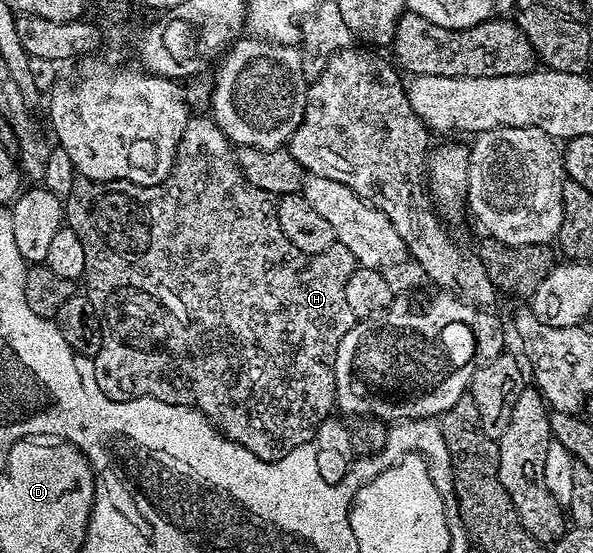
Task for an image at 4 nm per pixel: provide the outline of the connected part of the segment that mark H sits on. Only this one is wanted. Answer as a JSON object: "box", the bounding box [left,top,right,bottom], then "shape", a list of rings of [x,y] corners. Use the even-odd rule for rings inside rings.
{"box":[65,114,357,461],"shape":[[[192,114],[188,118],[175,150],[175,164],[165,181],[146,187],[129,181],[97,183],[94,179],[77,177],[65,196],[65,219],[74,226],[77,237],[81,237],[81,245],[85,245],[82,282],[87,283],[85,294],[102,320],[102,343],[93,356],[93,374],[100,389],[110,399],[160,399],[182,407],[194,407],[218,421],[222,430],[236,443],[252,451],[259,459],[268,461],[288,455],[293,449],[314,440],[315,428],[336,406],[335,353],[342,338],[357,322],[353,309],[349,309],[349,301],[345,301],[345,285],[349,285],[349,277],[357,264],[353,253],[338,245],[316,255],[301,253],[301,249],[281,233],[276,196],[265,189],[257,189],[257,185],[244,177],[232,144],[210,114]]]}

